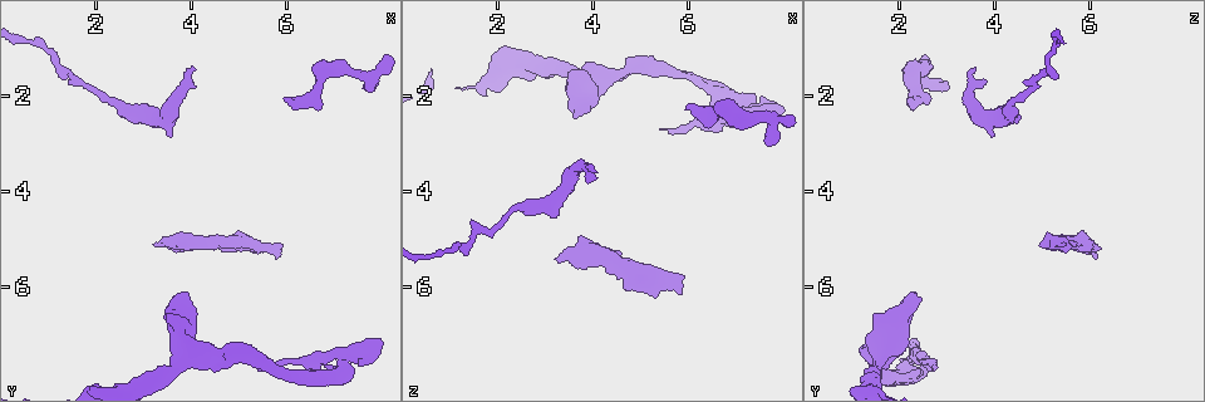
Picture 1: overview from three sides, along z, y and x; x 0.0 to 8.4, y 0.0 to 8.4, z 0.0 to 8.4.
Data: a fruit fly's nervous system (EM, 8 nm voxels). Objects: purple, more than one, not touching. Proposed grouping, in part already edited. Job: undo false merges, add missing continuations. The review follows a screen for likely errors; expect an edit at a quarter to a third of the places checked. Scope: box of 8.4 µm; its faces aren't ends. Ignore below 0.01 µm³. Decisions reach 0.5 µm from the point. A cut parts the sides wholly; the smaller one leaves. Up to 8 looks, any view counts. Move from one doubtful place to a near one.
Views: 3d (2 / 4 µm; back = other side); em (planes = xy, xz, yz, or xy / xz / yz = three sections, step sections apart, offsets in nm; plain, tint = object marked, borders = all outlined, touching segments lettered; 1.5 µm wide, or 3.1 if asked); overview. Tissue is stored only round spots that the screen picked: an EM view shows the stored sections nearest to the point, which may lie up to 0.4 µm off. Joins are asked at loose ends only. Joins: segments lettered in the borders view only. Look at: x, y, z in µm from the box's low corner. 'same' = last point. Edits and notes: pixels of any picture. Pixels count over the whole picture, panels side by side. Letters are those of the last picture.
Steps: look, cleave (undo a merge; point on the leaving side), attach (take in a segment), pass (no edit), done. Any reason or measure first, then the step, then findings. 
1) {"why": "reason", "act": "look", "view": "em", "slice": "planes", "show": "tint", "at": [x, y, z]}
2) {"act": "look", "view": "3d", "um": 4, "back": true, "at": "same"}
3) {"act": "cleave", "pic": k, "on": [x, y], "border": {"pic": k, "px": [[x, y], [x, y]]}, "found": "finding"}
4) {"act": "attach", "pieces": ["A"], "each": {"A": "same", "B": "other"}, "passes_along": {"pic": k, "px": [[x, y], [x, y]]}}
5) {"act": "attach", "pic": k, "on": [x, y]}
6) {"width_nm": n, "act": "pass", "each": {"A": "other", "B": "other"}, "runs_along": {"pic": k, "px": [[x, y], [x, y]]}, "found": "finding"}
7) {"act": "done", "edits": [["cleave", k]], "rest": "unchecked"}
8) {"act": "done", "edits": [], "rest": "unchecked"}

{"why": "branch stops here", "act": "look", "view": "3d", "um": 4, "at": [4.00, 1.40, 3.55]}

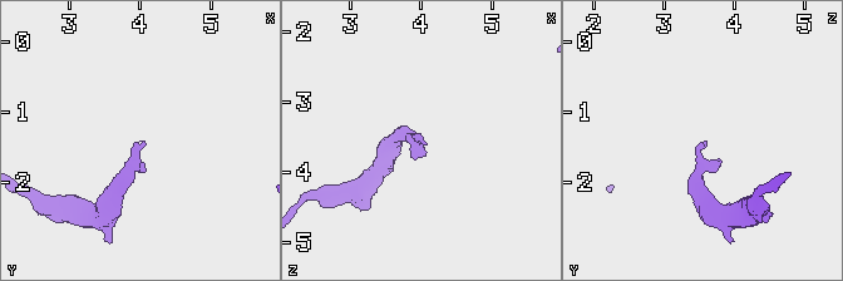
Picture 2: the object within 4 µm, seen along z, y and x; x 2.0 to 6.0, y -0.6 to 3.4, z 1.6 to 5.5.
{"why": "now the EM", "act": "look", "view": "em", "slice": "planes", "show": "plain", "at": [4.00, 1.40, 3.55]}

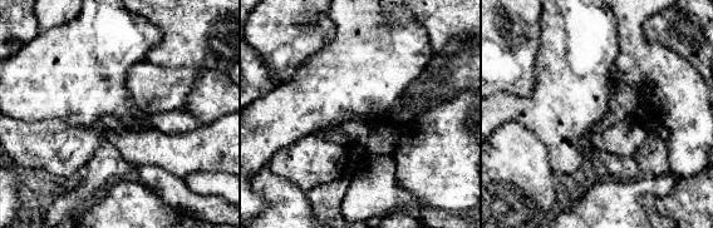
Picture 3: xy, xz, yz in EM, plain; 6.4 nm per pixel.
{"act": "look", "view": "em", "slice": "planes", "show": "borders", "at": "same"}

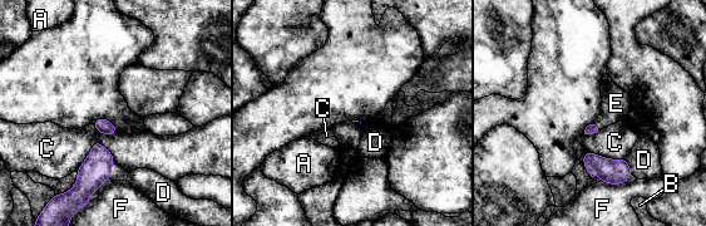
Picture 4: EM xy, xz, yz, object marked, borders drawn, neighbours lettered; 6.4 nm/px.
{"act": "attach", "pieces": ["E"], "each": {"A": "other", "B": "other", "C": "other", "D": "other", "E": "same", "F": "other"}, "passes_along": {"pic": 4, "px": [[592, 128], [597, 126], [616, 103]]}, "found": "it goes on there"}

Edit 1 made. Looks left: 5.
{"why": "redraw", "act": "look", "view": "overview"}

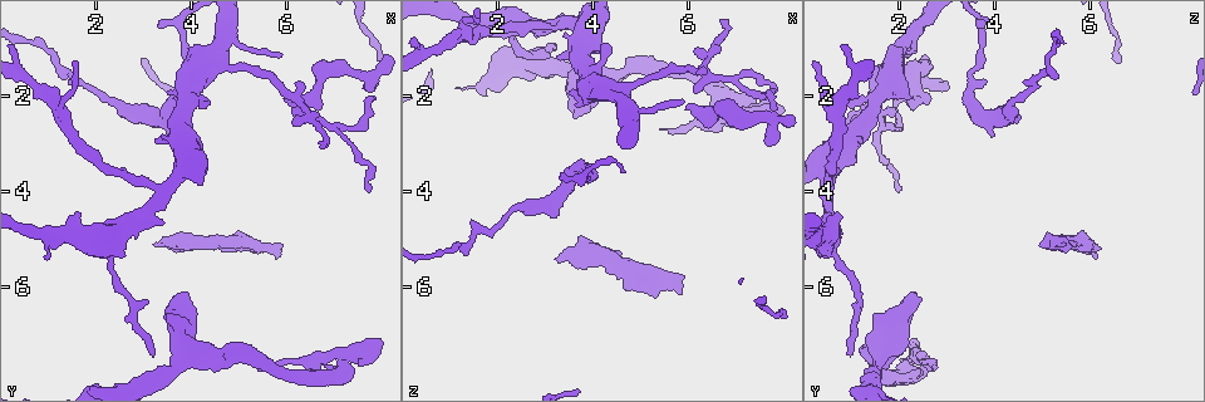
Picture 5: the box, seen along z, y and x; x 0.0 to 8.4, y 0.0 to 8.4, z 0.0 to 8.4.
{"why": "free end", "act": "look", "view": "em", "slice": "planes", "show": "borders", "at": [7.70, 1.85, 3.00]}

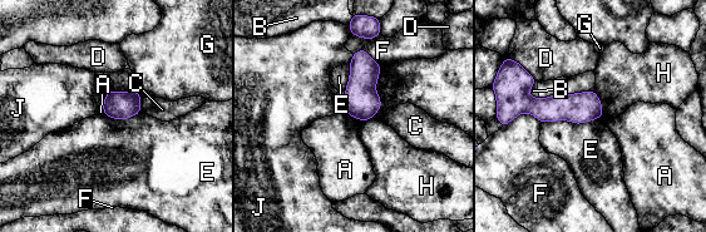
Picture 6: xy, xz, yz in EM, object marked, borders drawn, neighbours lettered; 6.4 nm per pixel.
{"act": "pass", "each": {"A": "other", "B": "other", "C": "other", "D": "other", "E": "other", "F": "other", "G": "other", "H": "other", "J": "other"}, "found": "no lettered segment goes on from it"}

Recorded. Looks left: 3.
{"why": "touches itself", "act": "look", "view": "3d", "um": 4, "at": [6.40, 7.55, 2.60]}

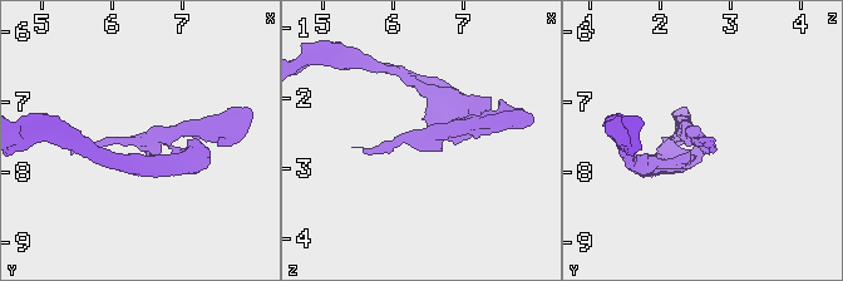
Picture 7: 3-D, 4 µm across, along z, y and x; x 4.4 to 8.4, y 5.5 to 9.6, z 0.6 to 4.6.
{"why": "need the tissue", "act": "look", "view": "em", "slice": "xy", "step": 8, "show": "tint", "at": [6.35, 7.60, 2.55]}

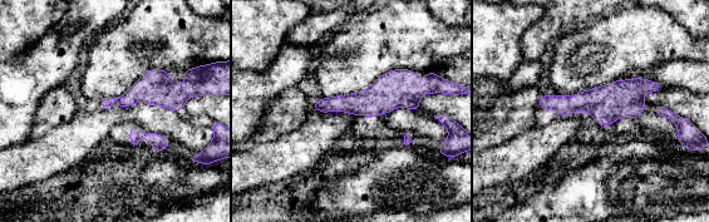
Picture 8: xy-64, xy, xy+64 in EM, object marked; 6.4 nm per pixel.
{"why": "another direction", "act": "look", "view": "em", "slice": "planes", "show": "borders", "at": "same"}

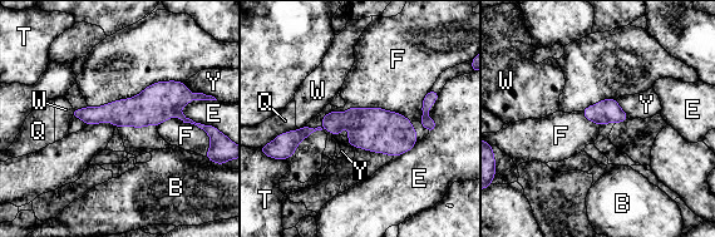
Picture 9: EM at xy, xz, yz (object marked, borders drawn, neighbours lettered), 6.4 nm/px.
{"width_nm": 160, "act": "pass", "each": {"B": "other", "E": "other", "F": "other", "Q": "other", "T": "other", "W": "other", "Y": "other"}, "border": {"pic": 9, "px": [[333, 109], [381, 107], [410, 122]]}, "found": "continuous, no second cell"}

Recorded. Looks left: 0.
{"act": "done", "edits": [["attach", 4]], "rest": "unchecked"}

